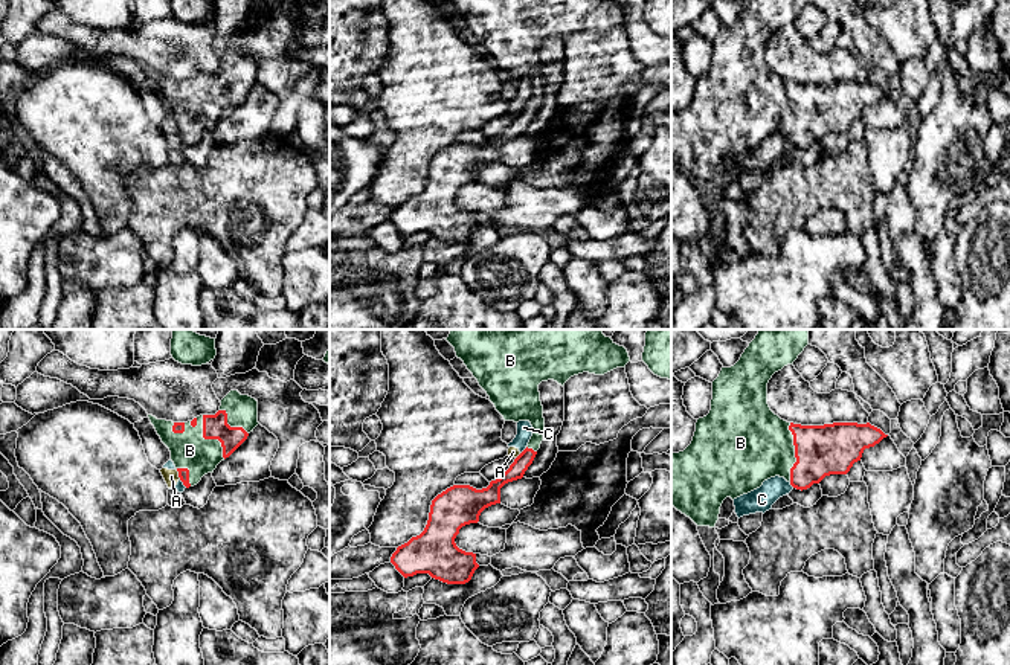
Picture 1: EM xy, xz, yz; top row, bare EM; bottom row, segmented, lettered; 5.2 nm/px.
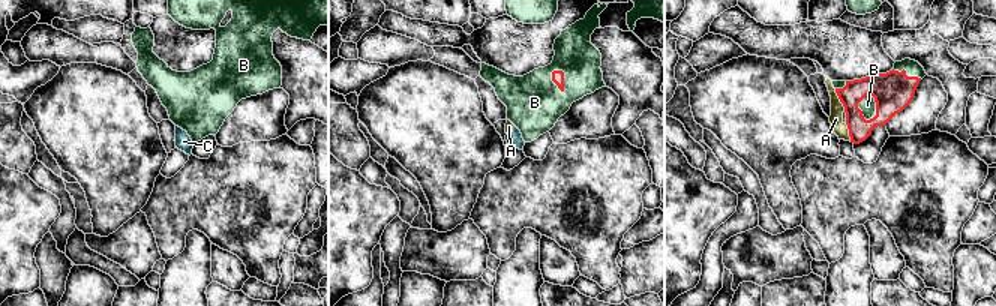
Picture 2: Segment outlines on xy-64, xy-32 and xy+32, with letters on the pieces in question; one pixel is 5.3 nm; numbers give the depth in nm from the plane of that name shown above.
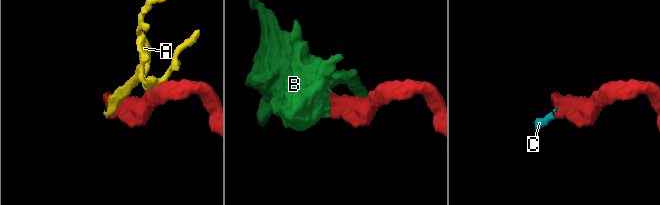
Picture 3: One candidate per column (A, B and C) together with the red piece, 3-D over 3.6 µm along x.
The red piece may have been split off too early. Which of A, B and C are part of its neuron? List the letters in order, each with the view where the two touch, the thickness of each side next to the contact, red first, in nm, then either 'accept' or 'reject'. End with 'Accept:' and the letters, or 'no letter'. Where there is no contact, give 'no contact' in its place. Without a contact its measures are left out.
A: contact in xy; calibres 60 and 80 nm; reject
B: contact in yz; calibres 280 and 420 nm; accept
C: contact in xz; calibres 90 and 80 nm; reject
Accept: B

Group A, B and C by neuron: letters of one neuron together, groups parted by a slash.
A C / B

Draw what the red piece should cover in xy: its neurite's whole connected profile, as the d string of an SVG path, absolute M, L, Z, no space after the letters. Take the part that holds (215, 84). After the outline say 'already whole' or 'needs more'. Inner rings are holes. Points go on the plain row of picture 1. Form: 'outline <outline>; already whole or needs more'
outline M230 49L215 73L200 73L188 81L172 81L148 73L162 101L171 110L179 136L186 146L229 116L258 81L258 59Z; needs more

